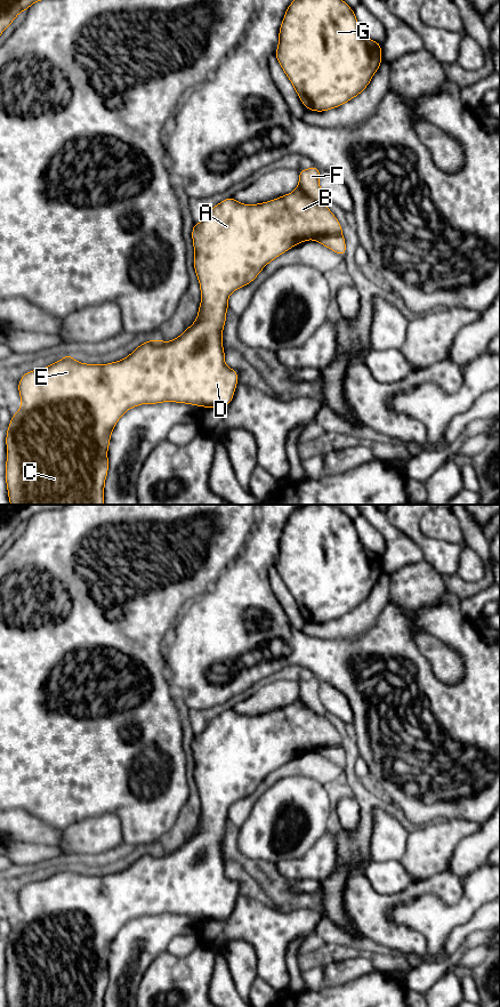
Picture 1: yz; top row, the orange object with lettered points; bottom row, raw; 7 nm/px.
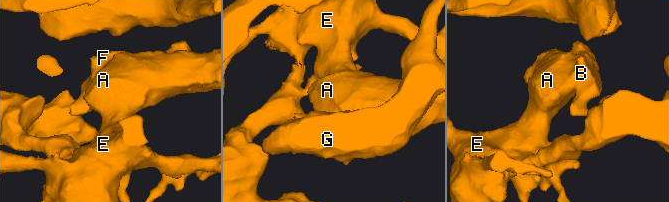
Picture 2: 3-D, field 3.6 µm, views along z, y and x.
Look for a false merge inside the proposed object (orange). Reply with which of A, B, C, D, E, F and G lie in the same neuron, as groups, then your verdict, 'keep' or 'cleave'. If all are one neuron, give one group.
groups A B C D E G / F; cleave

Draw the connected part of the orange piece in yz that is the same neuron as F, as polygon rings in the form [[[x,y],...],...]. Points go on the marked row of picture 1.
[[[317,167],[301,169],[297,187],[317,204],[326,204],[326,199],[320,187],[320,169]]]

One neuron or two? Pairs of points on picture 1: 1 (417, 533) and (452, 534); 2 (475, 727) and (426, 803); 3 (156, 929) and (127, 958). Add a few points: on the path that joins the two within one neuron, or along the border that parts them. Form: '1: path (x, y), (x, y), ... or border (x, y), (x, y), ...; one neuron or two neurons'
1: border (421, 517), (421, 530), (428, 537), (450, 542); two neurons
2: path (475, 746), (475, 750), (441, 784); one neuron
3: path (150, 935), (134, 951); one neuron

